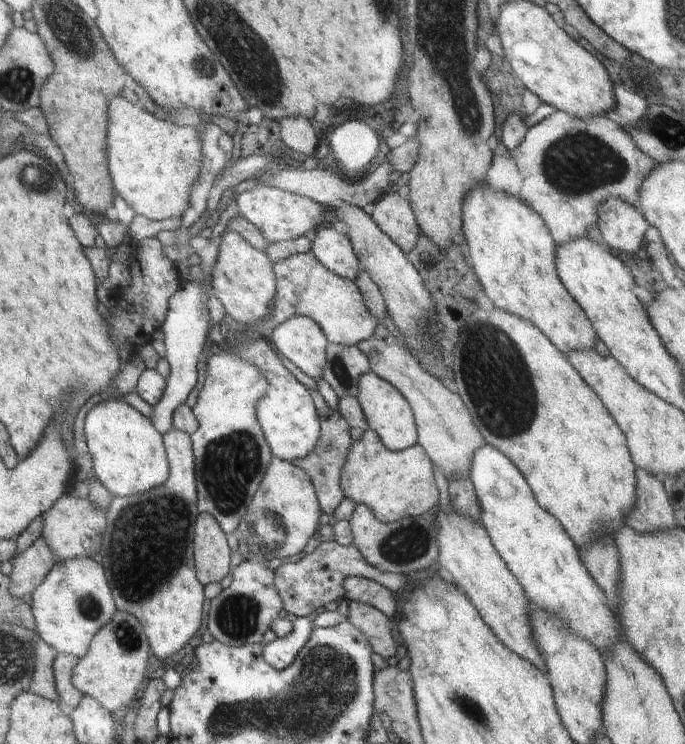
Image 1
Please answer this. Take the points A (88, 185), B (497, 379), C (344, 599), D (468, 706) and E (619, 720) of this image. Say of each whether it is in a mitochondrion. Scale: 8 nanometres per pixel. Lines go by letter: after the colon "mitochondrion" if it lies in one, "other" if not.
A: other
B: mitochondrion
C: other
D: mitochondrion
E: other

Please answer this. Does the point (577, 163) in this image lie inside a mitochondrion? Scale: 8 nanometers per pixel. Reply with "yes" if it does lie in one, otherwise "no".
yes

